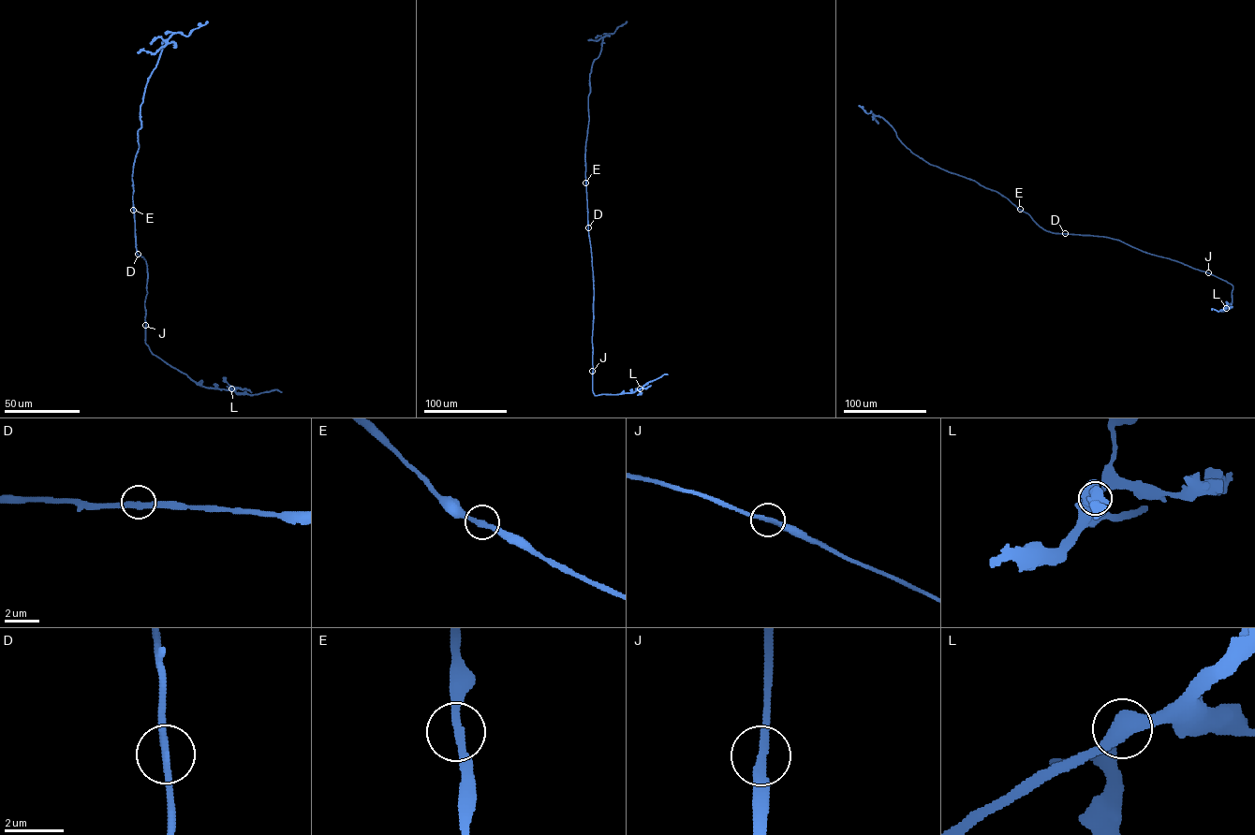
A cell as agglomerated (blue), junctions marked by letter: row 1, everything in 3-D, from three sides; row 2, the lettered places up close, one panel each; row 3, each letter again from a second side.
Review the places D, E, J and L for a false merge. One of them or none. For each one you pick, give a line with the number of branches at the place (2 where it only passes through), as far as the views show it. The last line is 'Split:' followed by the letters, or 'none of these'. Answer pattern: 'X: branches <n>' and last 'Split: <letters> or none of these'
Split: none of these

